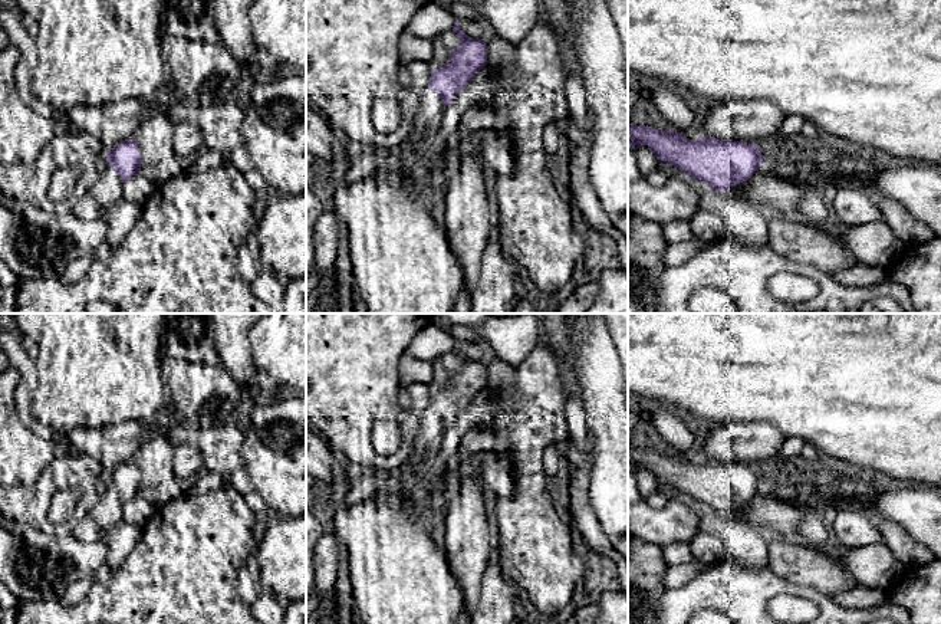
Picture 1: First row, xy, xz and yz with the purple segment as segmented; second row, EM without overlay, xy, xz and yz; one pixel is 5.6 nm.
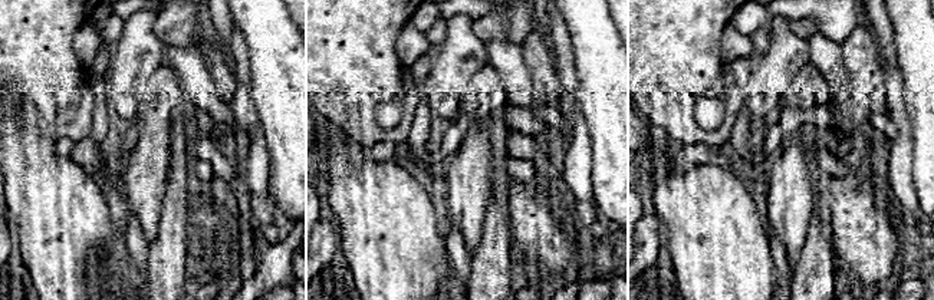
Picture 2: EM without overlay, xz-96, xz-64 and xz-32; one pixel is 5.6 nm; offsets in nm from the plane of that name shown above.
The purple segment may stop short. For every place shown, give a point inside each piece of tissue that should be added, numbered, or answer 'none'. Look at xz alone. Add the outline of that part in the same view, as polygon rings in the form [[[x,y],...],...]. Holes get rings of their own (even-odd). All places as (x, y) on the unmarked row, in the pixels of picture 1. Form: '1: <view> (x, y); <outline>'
1: xz (428, 433); [[[424,413],[412,421],[411,453],[421,462],[407,467],[411,480],[422,480],[425,473],[441,449],[444,428],[441,418],[434,413]]]

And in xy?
1: xy (107, 509); [[[108,489],[103,495],[92,497],[88,513],[105,533],[122,520],[122,503],[116,493]]]

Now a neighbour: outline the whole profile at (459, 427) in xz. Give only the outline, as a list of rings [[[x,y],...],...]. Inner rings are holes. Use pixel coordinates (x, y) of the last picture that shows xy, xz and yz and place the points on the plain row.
[[[467,408],[460,411],[451,424],[445,428],[441,449],[430,464],[425,477],[421,480],[424,497],[432,497],[441,487],[447,473],[448,457],[457,453],[461,439],[471,430],[467,416]]]

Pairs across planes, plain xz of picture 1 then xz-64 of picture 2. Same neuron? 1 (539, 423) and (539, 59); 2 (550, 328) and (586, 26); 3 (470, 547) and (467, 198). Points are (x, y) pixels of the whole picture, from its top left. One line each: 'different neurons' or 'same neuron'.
1: same neuron
2: different neurons
3: same neuron

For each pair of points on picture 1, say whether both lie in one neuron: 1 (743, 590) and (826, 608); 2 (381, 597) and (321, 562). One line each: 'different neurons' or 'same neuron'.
1: same neuron
2: different neurons

